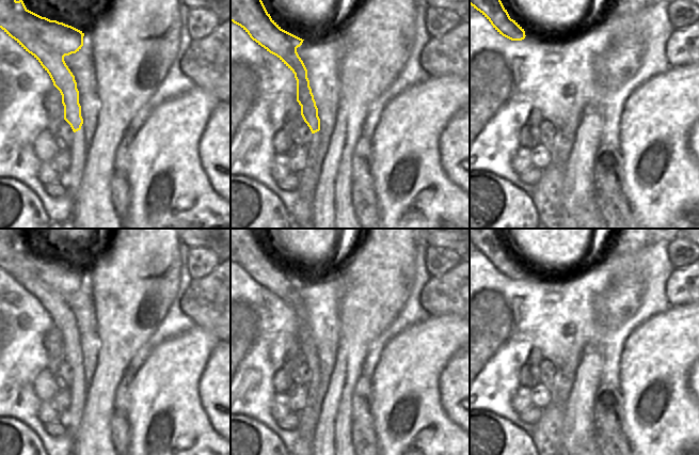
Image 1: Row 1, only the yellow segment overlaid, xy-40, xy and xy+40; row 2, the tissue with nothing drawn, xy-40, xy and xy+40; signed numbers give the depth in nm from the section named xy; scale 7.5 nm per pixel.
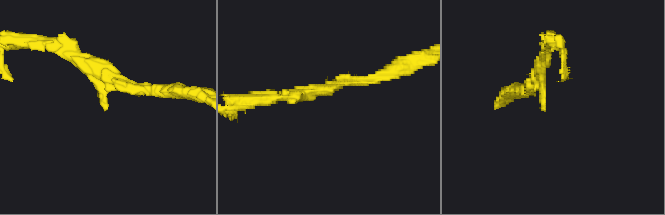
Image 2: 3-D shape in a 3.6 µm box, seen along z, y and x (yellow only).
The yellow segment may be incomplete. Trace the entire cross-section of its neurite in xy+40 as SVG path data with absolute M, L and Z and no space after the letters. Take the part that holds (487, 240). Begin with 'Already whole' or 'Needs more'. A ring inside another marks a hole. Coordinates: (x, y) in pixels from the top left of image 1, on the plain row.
Already whole. M470 229L470 244L479 250L503 276L511 280L525 278L524 268L510 257L496 229Z

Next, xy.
Already whole. M231 229L231 261L240 265L250 277L258 284L264 286L270 293L276 295L293 313L297 319L297 341L301 345L301 355L304 361L309 366L312 373L320 370L320 358L318 356L318 347L309 326L309 319L307 317L307 309L297 292L297 287L300 286L304 279L283 269L267 251L257 229Z

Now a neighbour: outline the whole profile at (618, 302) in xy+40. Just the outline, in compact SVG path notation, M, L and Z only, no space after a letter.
M621 229L603 260L610 264L613 283L593 302L598 326L611 333L640 307L645 283L640 277L640 251L649 244L651 229Z

